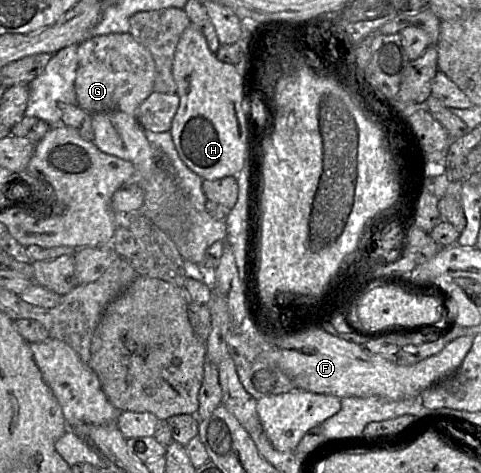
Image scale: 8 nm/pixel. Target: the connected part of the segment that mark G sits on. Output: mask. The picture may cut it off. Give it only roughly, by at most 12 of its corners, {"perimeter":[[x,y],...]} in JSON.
{"perimeter":[[130,32],[78,44],[77,105],[135,116],[153,57]]}

